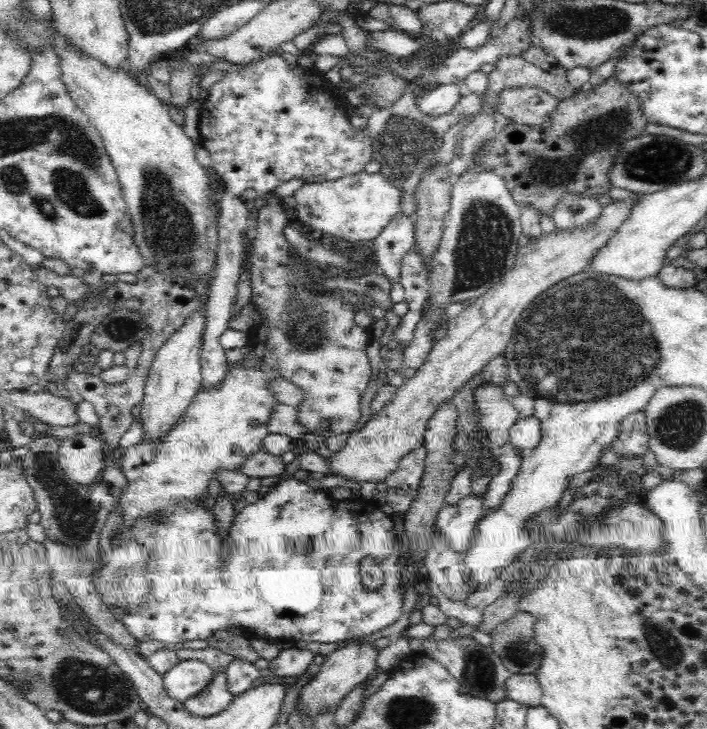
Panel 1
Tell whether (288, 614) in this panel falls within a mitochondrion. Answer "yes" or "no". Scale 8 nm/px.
no

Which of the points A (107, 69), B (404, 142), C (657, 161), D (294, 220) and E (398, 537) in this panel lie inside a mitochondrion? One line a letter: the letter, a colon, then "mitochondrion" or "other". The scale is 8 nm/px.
A: other
B: mitochondrion
C: mitochondrion
D: other
E: other

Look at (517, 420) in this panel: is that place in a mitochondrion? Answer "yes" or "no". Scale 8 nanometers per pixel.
no

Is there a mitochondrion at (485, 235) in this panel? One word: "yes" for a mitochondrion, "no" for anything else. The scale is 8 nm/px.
yes

